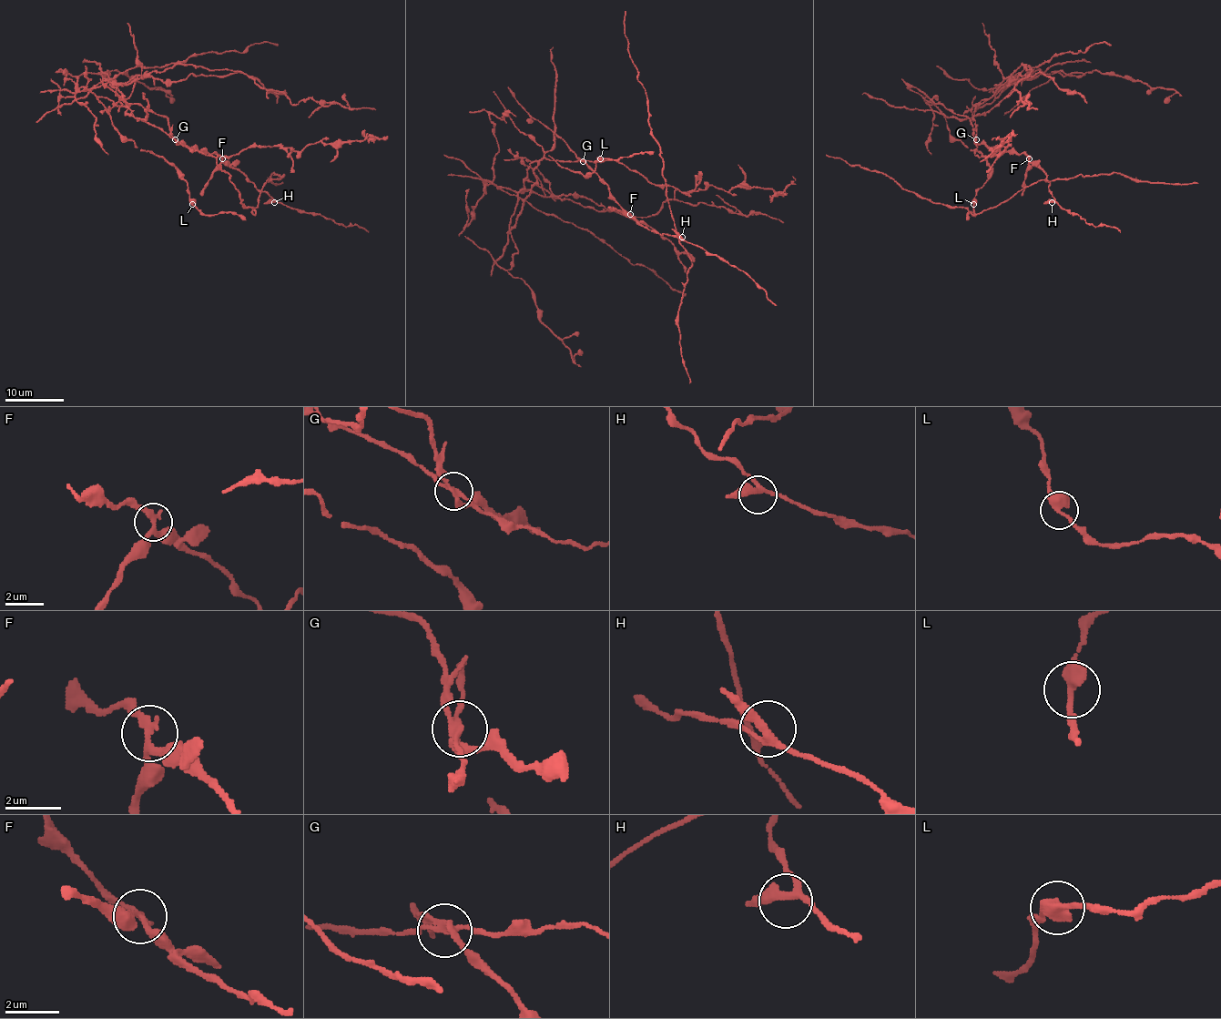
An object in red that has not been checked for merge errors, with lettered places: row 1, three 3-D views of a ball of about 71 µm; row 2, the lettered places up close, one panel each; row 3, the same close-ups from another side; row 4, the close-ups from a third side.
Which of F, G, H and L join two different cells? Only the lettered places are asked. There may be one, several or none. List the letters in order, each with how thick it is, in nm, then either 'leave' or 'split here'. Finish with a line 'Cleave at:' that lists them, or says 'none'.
F: 220 nm thick; split here
G: 240 nm thick; split here
H: 280 nm thick; leave
L: 420 nm thick; leave
Cleave at: F, G

